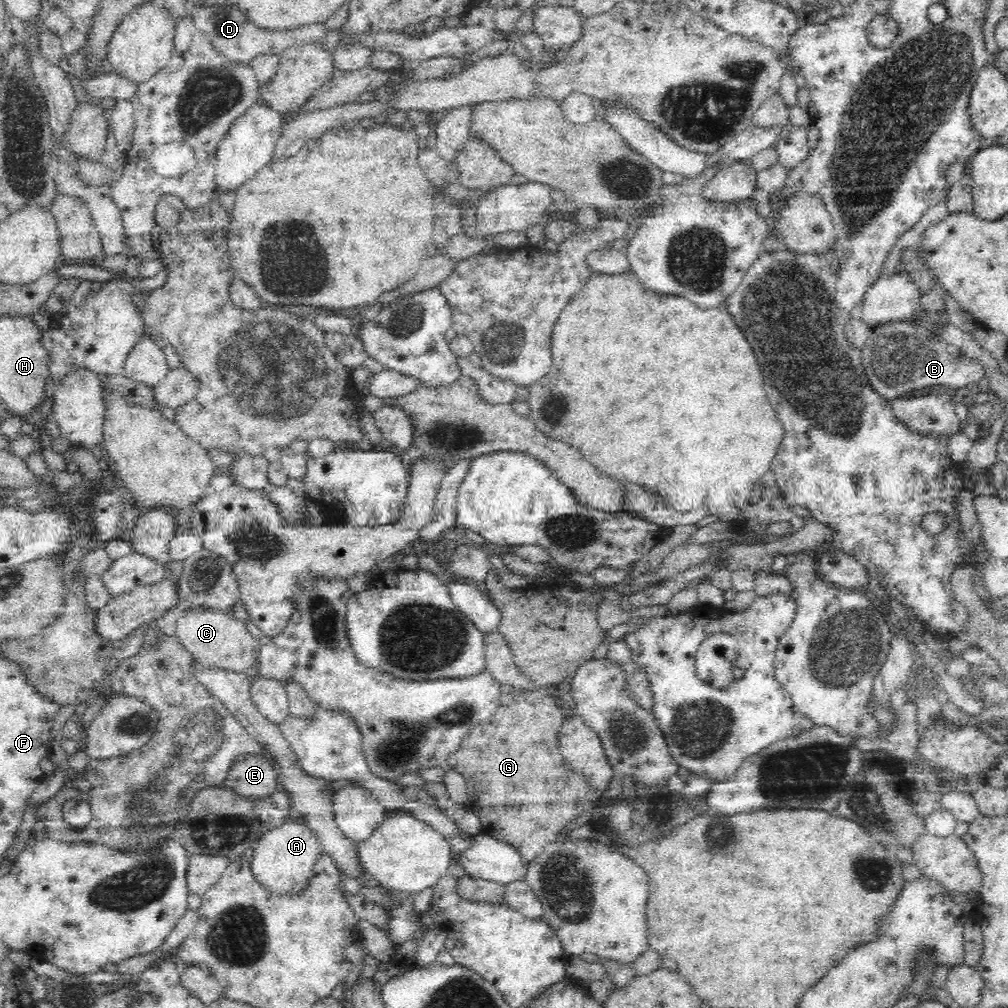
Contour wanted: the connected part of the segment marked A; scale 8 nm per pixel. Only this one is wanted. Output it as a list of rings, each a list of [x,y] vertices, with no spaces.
[[[294,816],[280,826],[263,829],[254,846],[252,871],[258,881],[272,891],[299,893],[307,887],[313,868],[322,856],[320,843],[313,830],[299,817]]]

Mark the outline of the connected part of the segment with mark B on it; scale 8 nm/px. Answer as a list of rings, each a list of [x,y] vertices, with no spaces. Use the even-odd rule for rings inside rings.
[[[909,319],[876,326],[871,329],[866,346],[861,350],[861,363],[865,368],[867,379],[872,389],[885,400],[907,399],[913,396],[924,396],[930,392],[949,391],[968,387],[970,382],[976,382],[985,377],[984,367],[974,359],[962,354],[954,356],[948,353],[942,342],[935,342]]]

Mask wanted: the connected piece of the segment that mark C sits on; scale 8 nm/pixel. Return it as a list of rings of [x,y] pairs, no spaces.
[[[189,609],[176,624],[176,638],[202,667],[253,673],[258,664],[260,644],[248,632],[247,625],[220,610]]]

